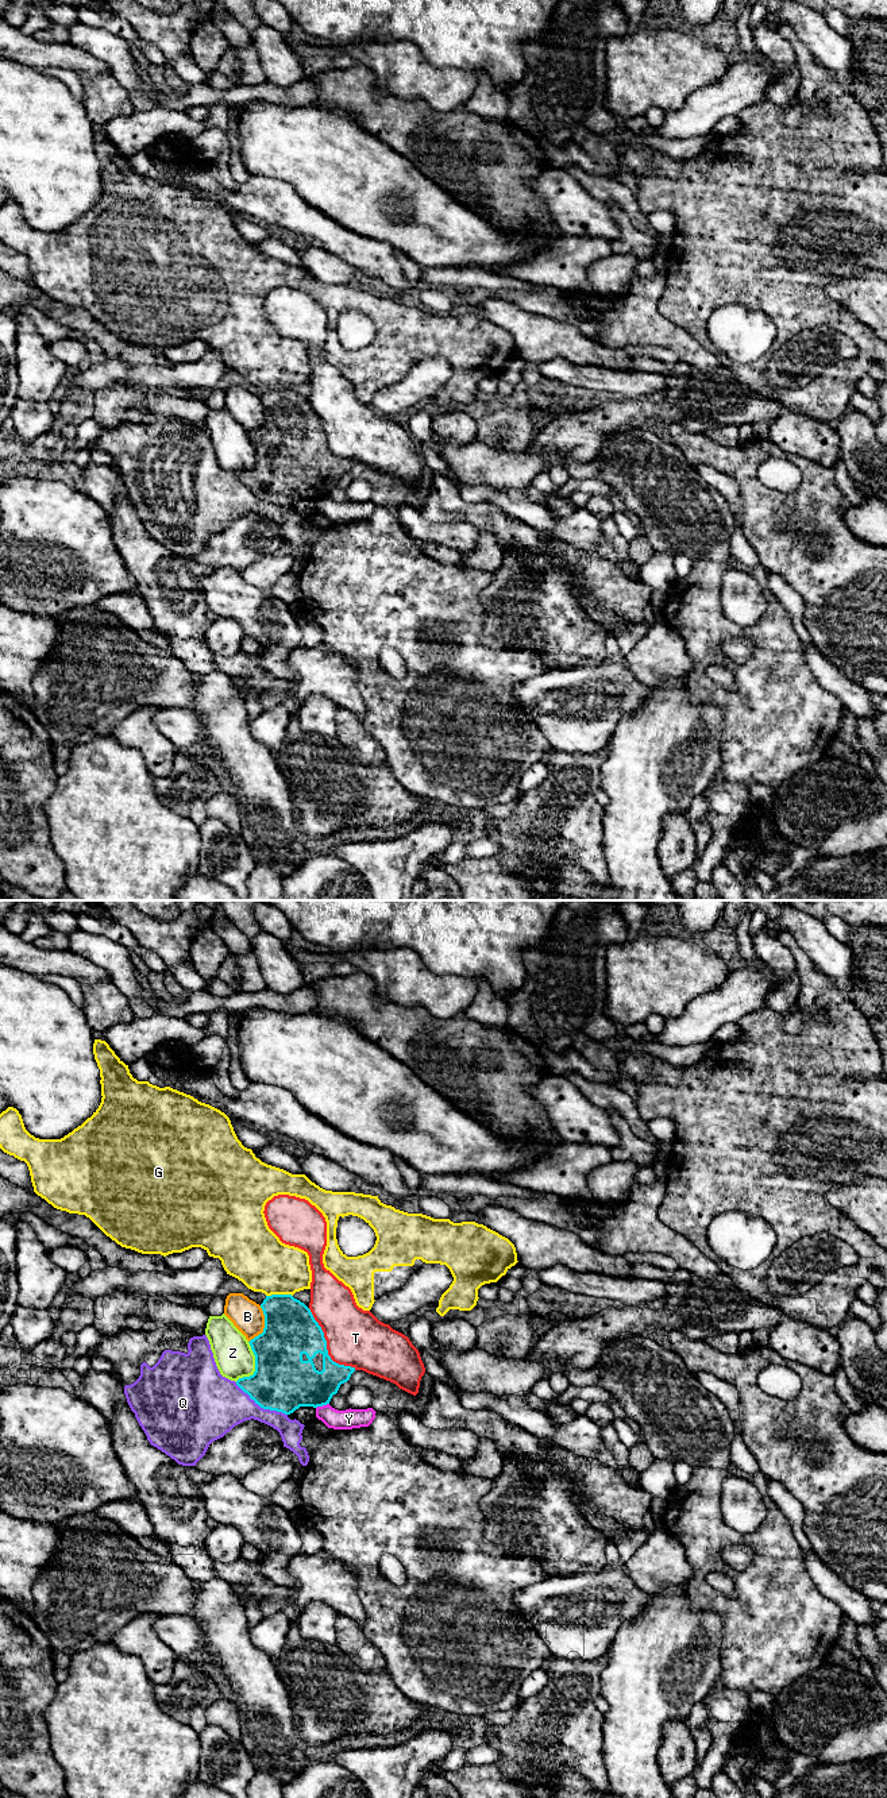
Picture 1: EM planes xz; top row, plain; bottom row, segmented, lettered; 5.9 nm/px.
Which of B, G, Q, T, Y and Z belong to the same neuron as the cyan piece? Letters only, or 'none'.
none

